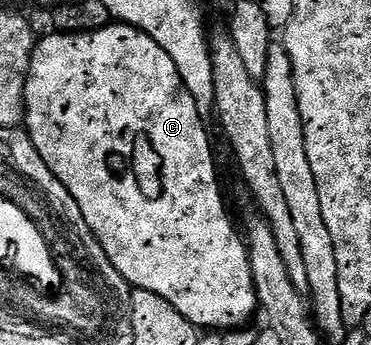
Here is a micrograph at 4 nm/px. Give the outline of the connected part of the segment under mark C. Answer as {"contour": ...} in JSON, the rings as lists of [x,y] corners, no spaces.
{"contour":[[[113,21],[108,26],[90,33],[51,34],[45,39],[43,36],[36,44],[27,87],[24,90],[24,123],[34,149],[38,149],[38,157],[42,157],[50,173],[54,173],[54,177],[58,177],[58,181],[66,185],[70,197],[78,201],[78,209],[82,209],[86,225],[90,225],[106,257],[110,257],[110,265],[118,269],[118,273],[128,282],[129,287],[137,291],[158,293],[158,297],[166,297],[166,301],[170,301],[170,305],[174,305],[174,309],[178,309],[178,313],[182,313],[182,317],[186,317],[197,329],[242,326],[258,311],[254,277],[248,260],[248,245],[237,224],[236,227],[232,224],[232,219],[224,208],[224,195],[220,192],[220,179],[216,176],[216,159],[212,156],[212,143],[208,140],[207,129],[204,128],[206,119],[198,113],[198,105],[194,105],[194,97],[190,97],[178,73],[178,65],[174,65],[170,53],[166,53],[166,49],[162,49],[162,45],[154,41],[154,37],[119,21]]]}

